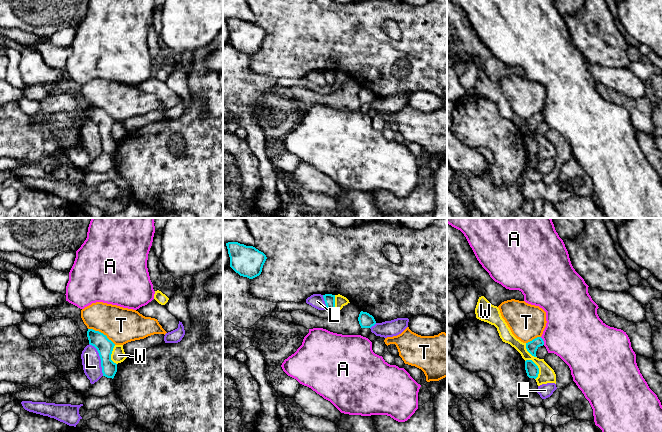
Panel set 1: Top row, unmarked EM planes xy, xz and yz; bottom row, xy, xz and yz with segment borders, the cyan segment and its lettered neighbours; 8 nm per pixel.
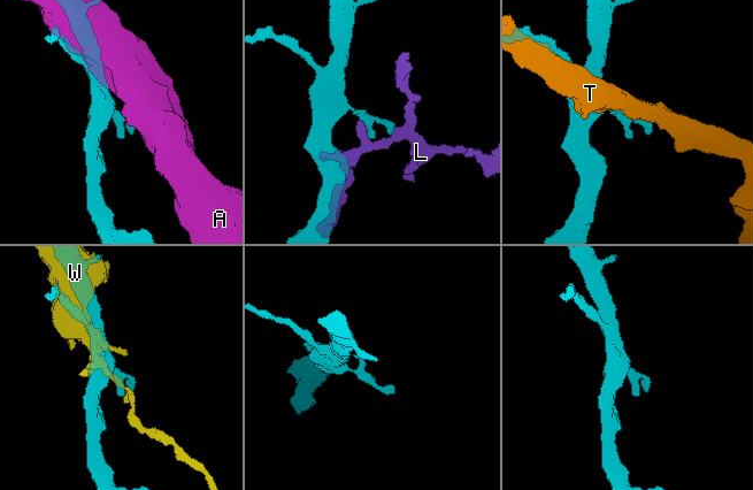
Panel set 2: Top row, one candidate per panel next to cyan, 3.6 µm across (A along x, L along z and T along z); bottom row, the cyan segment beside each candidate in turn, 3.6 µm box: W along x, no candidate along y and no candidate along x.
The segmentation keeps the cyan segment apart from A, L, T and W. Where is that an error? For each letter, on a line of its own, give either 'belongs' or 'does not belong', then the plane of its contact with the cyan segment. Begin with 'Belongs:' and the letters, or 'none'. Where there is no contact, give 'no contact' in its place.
Belongs: none
A: does not belong; meets cyan in yz
L: does not belong; meets cyan in xy
T: does not belong; meets cyan in xy
W: does not belong; meets cyan in yz

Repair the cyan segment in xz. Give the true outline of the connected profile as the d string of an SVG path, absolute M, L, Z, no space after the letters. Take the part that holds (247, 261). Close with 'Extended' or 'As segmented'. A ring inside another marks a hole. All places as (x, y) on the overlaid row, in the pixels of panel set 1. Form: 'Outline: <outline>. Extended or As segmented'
Outline: M238 242L226 243L230 257L230 267L240 276L253 279L262 272L266 255L253 246Z. As segmented

